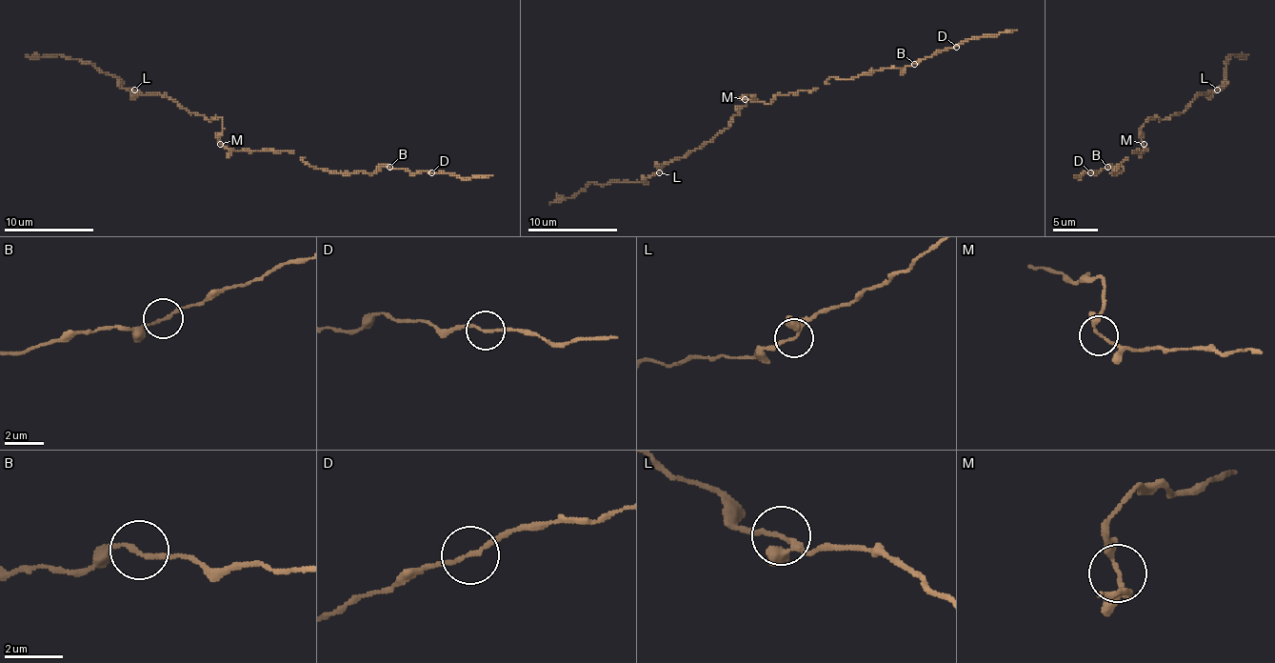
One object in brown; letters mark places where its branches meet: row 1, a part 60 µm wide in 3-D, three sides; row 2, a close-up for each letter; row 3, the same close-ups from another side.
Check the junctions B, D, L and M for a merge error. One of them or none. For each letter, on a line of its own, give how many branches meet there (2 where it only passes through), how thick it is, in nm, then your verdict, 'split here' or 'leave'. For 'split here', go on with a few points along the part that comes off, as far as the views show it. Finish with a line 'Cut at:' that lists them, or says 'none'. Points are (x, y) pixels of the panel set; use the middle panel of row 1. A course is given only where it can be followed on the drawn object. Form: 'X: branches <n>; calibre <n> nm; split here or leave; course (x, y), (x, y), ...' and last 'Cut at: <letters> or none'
B: branches 2; calibre 160 nm; leave
D: branches 2; calibre 140 nm; leave
L: branches 2; calibre 160 nm; leave
M: branches 2; calibre 180 nm; leave
Cut at: none

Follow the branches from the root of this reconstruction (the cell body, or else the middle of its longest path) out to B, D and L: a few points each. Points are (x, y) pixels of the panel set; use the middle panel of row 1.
B: (755, 102), (768, 104), (778, 95), (816, 90), (831, 77), (851, 79), (914, 64)
D: (755, 102), (768, 104), (778, 95), (816, 90), (831, 77), (851, 79), (885, 68), (905, 68), (956, 46)
L: (755, 102), (745, 97), (747, 104), (727, 129), (700, 149), (670, 160), (659, 173)

